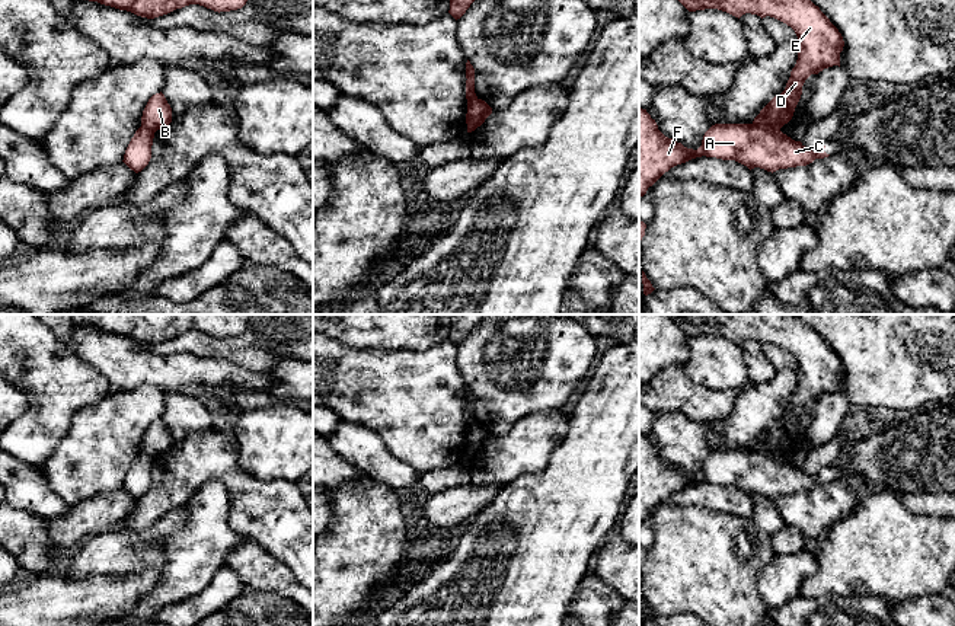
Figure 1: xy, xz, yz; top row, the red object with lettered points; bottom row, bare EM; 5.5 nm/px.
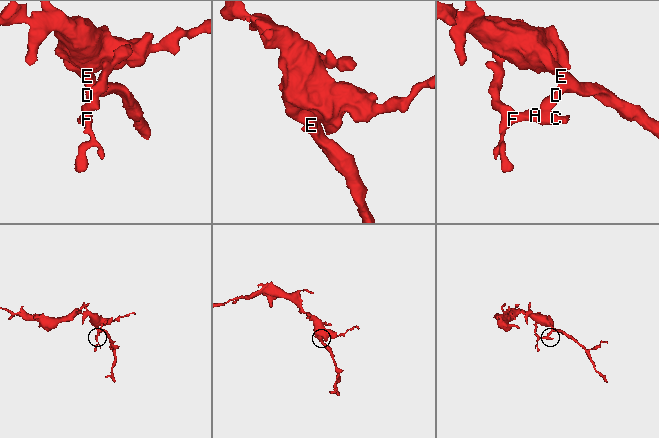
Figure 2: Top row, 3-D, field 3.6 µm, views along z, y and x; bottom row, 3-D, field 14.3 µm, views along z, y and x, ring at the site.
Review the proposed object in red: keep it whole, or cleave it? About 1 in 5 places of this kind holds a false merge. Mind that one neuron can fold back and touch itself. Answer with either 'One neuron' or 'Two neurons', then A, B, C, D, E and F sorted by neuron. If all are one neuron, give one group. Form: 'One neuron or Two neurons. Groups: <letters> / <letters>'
Two neurons. Groups: A C F / B D E

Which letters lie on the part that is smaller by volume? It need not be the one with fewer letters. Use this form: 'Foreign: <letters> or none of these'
Foreign: A, C, F

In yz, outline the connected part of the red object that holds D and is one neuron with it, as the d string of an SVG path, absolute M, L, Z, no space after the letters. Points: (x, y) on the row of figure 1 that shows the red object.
M678 0L689 12L718 9L735 17L745 13L757 15L761 19L766 16L774 17L790 26L798 36L798 60L790 71L790 77L785 90L774 96L754 118L753 124L758 127L782 128L788 124L795 112L795 108L802 95L802 86L811 74L818 74L824 68L839 66L840 52L843 51L844 41L839 29L830 19L815 6L811 0Z

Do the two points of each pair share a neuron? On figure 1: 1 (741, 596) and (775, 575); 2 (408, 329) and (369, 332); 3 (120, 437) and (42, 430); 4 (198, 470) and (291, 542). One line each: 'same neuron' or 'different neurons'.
1: different neurons
2: same neuron
3: different neurons
4: same neuron

